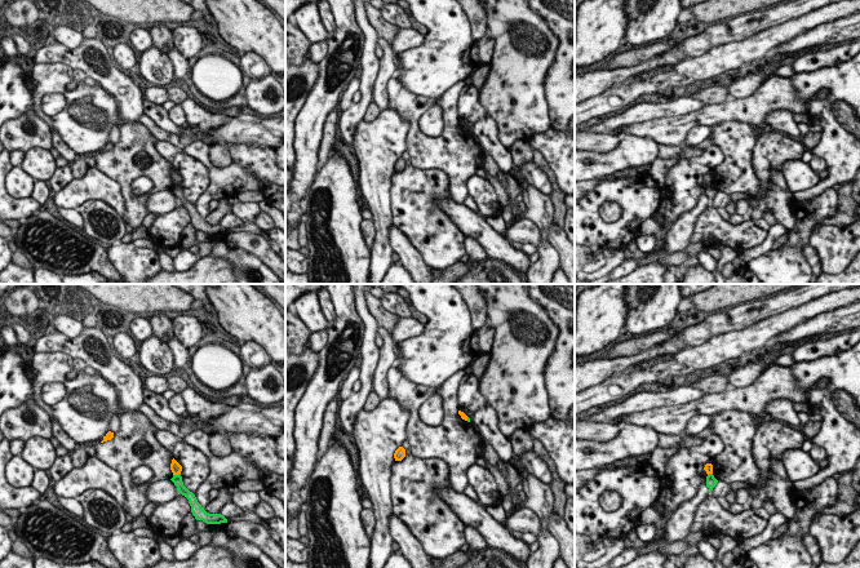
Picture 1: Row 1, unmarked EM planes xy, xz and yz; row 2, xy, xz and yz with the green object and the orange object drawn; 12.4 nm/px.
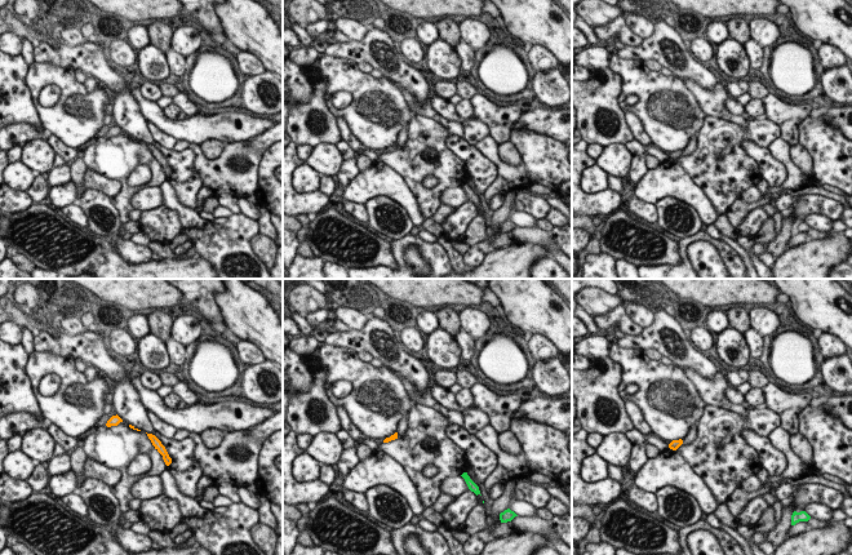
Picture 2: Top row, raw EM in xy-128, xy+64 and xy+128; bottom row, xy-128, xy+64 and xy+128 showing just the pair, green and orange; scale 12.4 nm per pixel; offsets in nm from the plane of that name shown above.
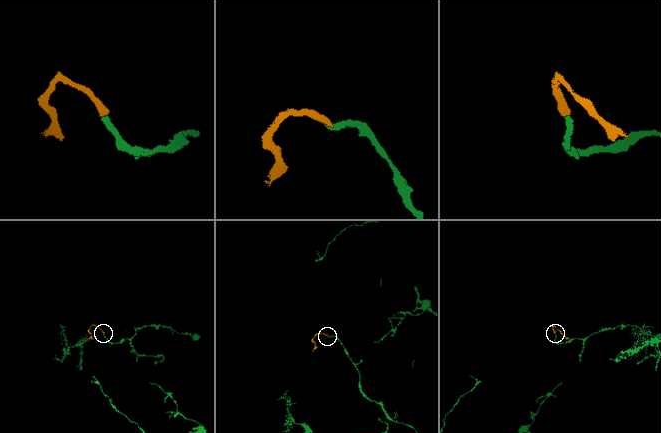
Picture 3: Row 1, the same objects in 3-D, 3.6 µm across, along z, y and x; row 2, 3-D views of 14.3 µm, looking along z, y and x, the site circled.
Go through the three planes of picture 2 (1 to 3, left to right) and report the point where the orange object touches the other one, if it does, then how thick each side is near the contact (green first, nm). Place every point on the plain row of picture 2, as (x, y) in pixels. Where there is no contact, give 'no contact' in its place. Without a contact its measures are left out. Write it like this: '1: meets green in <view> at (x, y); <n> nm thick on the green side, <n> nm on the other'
1: no contact
2: no contact
3: no contact

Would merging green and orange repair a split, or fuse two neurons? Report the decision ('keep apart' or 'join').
keep apart

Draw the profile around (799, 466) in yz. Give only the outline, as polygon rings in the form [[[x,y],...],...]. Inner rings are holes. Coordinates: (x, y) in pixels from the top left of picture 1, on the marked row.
[[[802,449],[786,451],[783,456],[783,463],[792,483],[810,479],[821,470],[820,463]]]

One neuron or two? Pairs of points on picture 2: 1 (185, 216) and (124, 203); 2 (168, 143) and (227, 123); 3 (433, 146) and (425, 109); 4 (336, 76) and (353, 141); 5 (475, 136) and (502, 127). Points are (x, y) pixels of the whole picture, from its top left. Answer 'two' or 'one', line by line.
1: two
2: two
3: two
4: two
5: two

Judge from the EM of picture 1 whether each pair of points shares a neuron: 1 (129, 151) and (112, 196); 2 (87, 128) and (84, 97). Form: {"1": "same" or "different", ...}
{"1": "different", "2": "same"}

